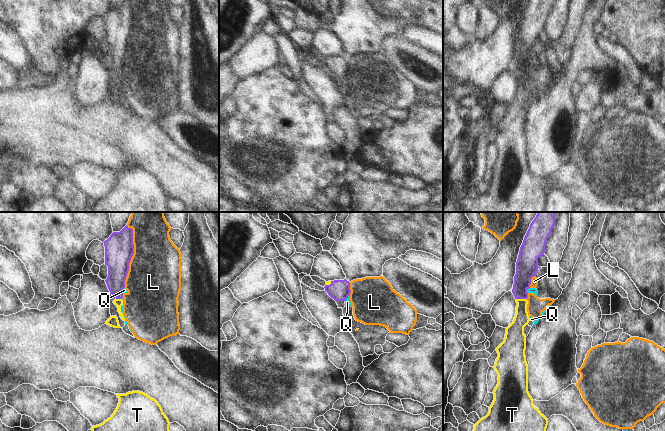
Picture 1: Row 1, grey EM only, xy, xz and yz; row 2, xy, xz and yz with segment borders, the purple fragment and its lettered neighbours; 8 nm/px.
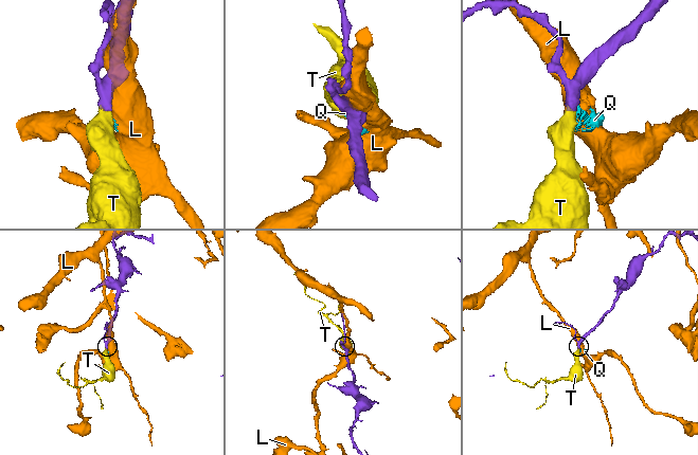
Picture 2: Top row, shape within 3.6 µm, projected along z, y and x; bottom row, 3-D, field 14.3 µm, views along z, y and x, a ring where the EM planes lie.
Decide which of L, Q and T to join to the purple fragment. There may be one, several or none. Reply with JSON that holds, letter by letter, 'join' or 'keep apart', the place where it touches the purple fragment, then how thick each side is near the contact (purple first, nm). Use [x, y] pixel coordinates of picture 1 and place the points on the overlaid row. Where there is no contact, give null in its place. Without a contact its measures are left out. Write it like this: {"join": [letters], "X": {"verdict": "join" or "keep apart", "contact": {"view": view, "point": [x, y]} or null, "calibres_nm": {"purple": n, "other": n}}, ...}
{"join": ["T"], "L": {"verdict": "keep apart", "contact": {"view": "xy", "point": [132, 255]}, "calibres_nm": {"purple": 240, "other": 440}}, "Q": {"verdict": "keep apart", "contact": {"view": "yz", "point": [526, 290]}, "calibres_nm": {"purple": 180, "other": 50}}, "T": {"verdict": "join", "contact": {"view": "yz", "point": [521, 298]}, "calibres_nm": {"purple": 170, "other": 120}}}

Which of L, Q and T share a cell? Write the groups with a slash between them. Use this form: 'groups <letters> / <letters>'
groups L Q / T

